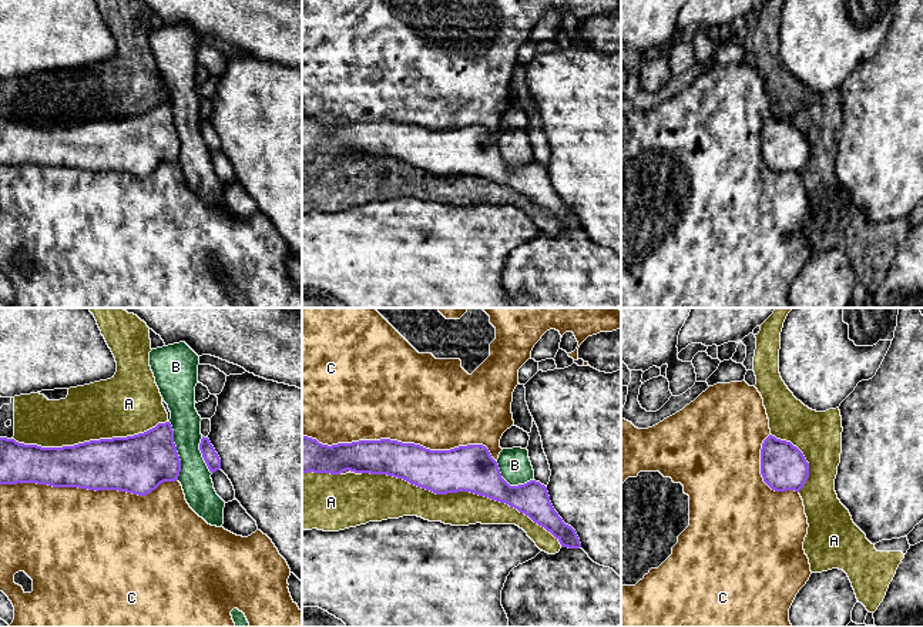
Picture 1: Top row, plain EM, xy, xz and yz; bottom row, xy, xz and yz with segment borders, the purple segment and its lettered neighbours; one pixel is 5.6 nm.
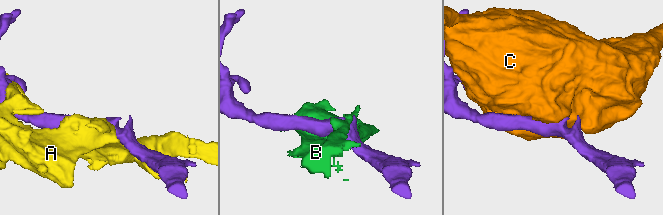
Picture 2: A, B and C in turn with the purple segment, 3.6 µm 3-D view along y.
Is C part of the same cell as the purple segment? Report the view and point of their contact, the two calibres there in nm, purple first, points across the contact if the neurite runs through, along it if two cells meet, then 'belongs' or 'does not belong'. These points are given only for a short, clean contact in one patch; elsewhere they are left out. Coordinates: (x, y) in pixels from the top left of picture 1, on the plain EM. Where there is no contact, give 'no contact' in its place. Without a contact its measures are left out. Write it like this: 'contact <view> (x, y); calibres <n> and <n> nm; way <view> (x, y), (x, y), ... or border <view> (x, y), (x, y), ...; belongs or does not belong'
contact xz (400, 123); calibres 240 and 500 nm; does not belong

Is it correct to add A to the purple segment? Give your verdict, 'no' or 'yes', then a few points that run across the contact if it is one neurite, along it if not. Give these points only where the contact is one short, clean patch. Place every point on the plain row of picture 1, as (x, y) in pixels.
no

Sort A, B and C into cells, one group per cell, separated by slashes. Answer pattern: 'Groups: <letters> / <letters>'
Groups: A / B / C

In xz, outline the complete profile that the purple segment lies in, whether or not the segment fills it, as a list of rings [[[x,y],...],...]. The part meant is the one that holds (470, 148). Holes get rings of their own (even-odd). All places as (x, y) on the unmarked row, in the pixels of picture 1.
[[[302,115],[302,154],[313,152],[340,155],[346,151],[393,157],[436,175],[470,172],[484,177],[506,184],[510,188],[517,190],[520,194],[524,194],[534,204],[550,212],[560,222],[561,228],[581,228],[575,211],[565,205],[554,191],[547,168],[536,161],[518,167],[510,167],[501,158],[497,142],[483,125],[459,127],[450,131],[430,131],[414,124],[380,120],[328,127],[319,124],[316,120]]]

